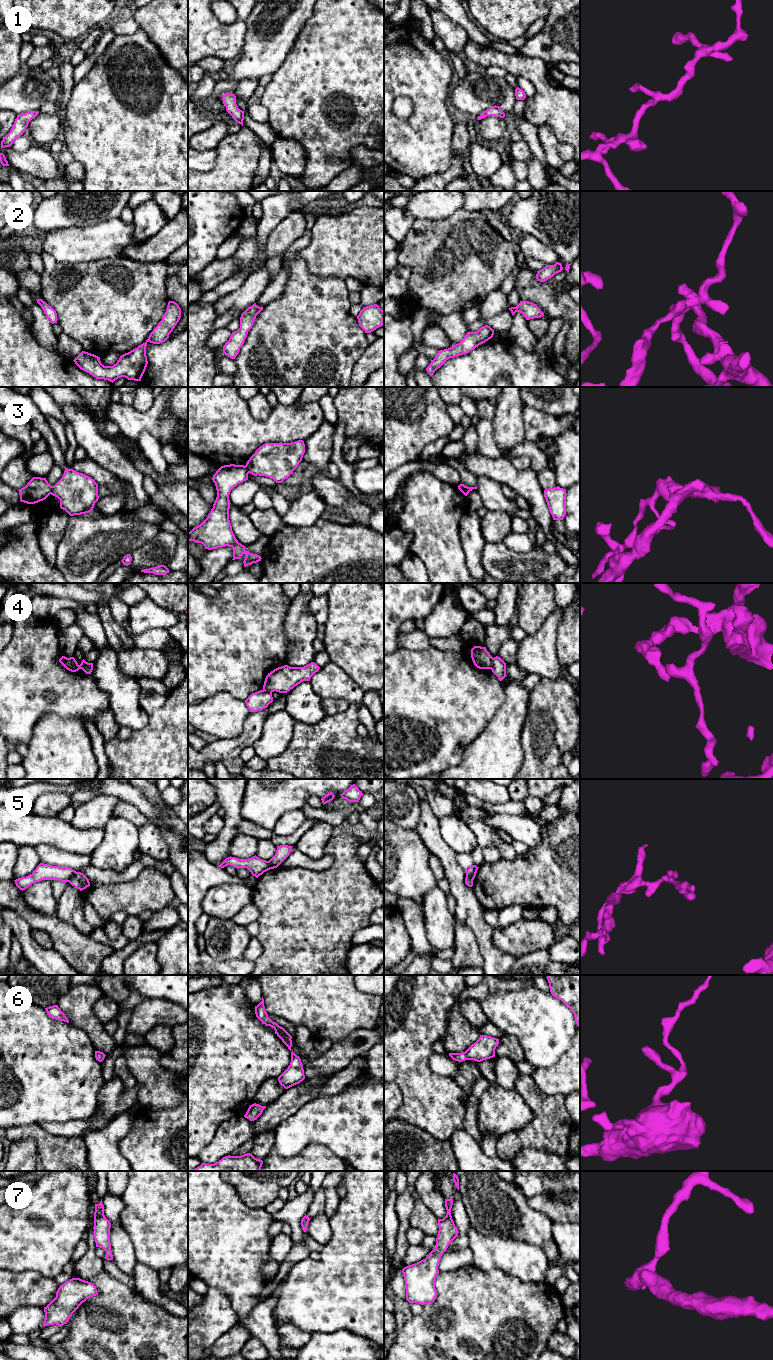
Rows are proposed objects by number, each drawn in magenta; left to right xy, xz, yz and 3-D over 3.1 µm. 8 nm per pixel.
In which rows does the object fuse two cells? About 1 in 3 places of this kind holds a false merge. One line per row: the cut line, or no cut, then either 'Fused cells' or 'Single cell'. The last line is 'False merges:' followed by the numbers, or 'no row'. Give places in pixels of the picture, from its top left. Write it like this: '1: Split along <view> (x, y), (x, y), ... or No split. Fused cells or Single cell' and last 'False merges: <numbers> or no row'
1: No split. Single cell
2: No split. Single cell
3: Split along xy (52, 486), (50, 493). Fused cells
4: Split along xy (69, 658), (77, 670). Fused cells
5: Split along xy (76, 872), (68, 881). Fused cells
6: No split. Single cell
7: No split. Single cell
False merges: 3, 4, 5

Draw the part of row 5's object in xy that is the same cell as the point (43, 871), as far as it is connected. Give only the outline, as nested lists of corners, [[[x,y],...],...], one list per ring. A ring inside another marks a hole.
[[[40,863],[32,874],[18,878],[14,881],[16,886],[23,891],[32,884],[42,880],[58,880],[64,883],[69,882],[75,873],[76,871],[69,867],[52,866]]]

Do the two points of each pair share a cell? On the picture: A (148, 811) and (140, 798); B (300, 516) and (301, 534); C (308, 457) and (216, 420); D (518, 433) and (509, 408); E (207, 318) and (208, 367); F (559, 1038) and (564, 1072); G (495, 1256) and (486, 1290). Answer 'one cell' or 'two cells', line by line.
A: one cell
B: two cells
C: two cells
D: one cell
E: one cell
F: two cells
G: two cells

